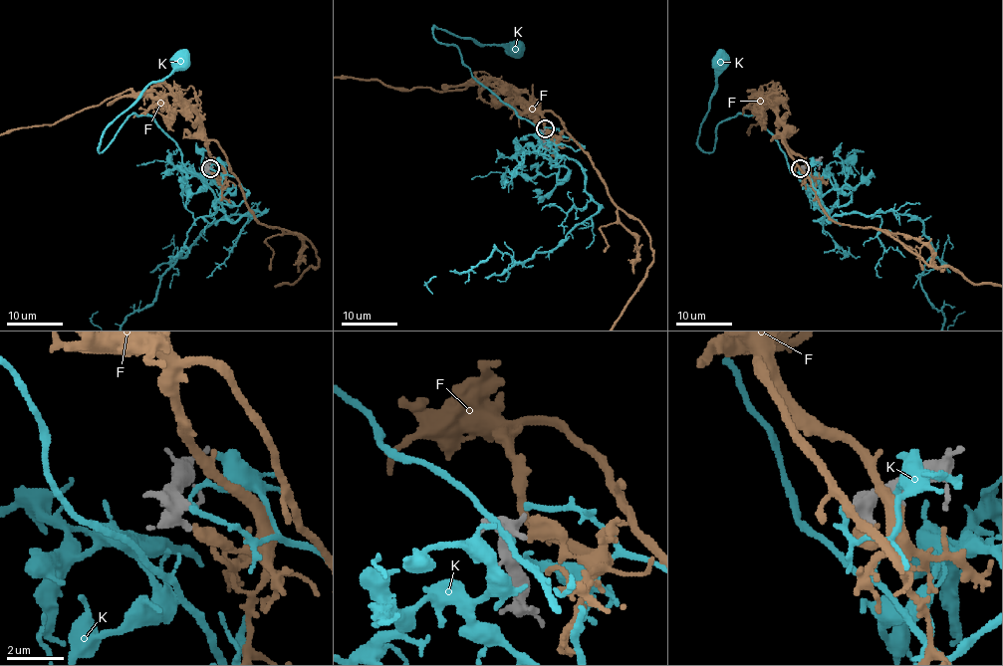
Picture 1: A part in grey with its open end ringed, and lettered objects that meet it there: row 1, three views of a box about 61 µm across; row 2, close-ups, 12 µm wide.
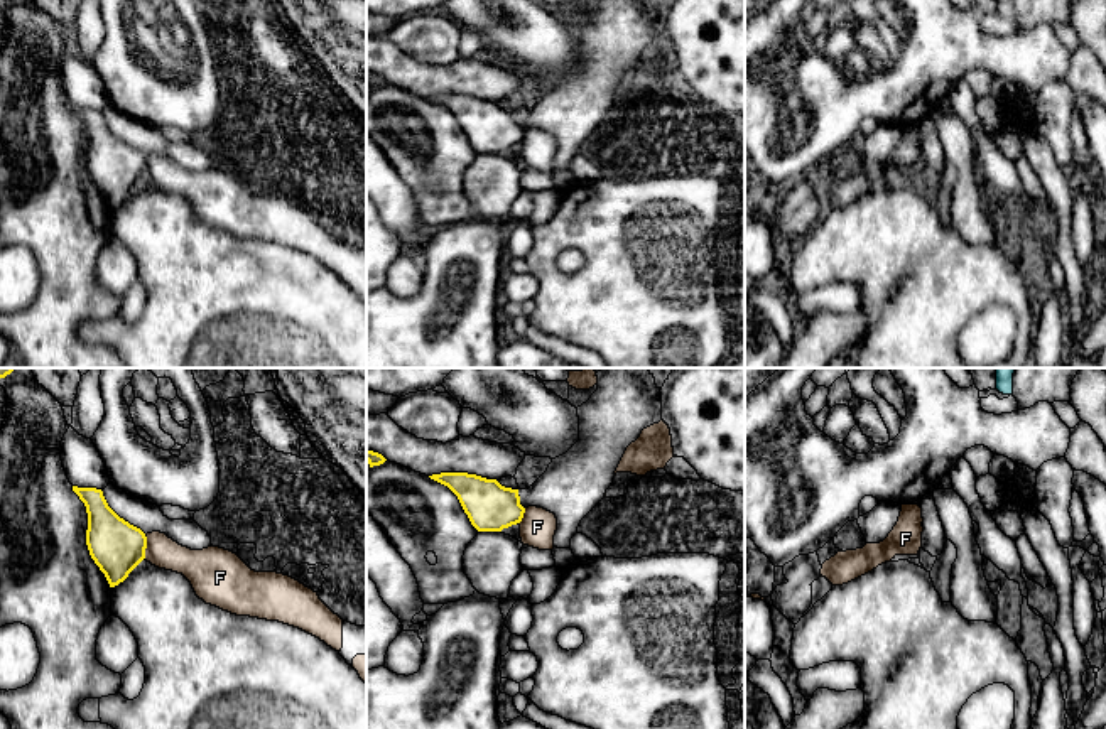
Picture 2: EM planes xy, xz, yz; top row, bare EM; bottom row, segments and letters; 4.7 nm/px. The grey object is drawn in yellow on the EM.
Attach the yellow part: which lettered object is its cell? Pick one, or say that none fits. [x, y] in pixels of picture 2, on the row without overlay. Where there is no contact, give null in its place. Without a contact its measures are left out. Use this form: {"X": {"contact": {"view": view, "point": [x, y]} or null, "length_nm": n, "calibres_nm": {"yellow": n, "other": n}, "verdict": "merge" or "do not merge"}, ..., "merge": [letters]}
{"F": {"contact": {"view": "xy", "point": [146, 169]}, "length_nm": 110, "calibres_nm": {"yellow": 260, "other": 150}, "verdict": "do not merge"}, "K": {"contact": null, "verdict": "merge"}, "merge": ["K"]}

